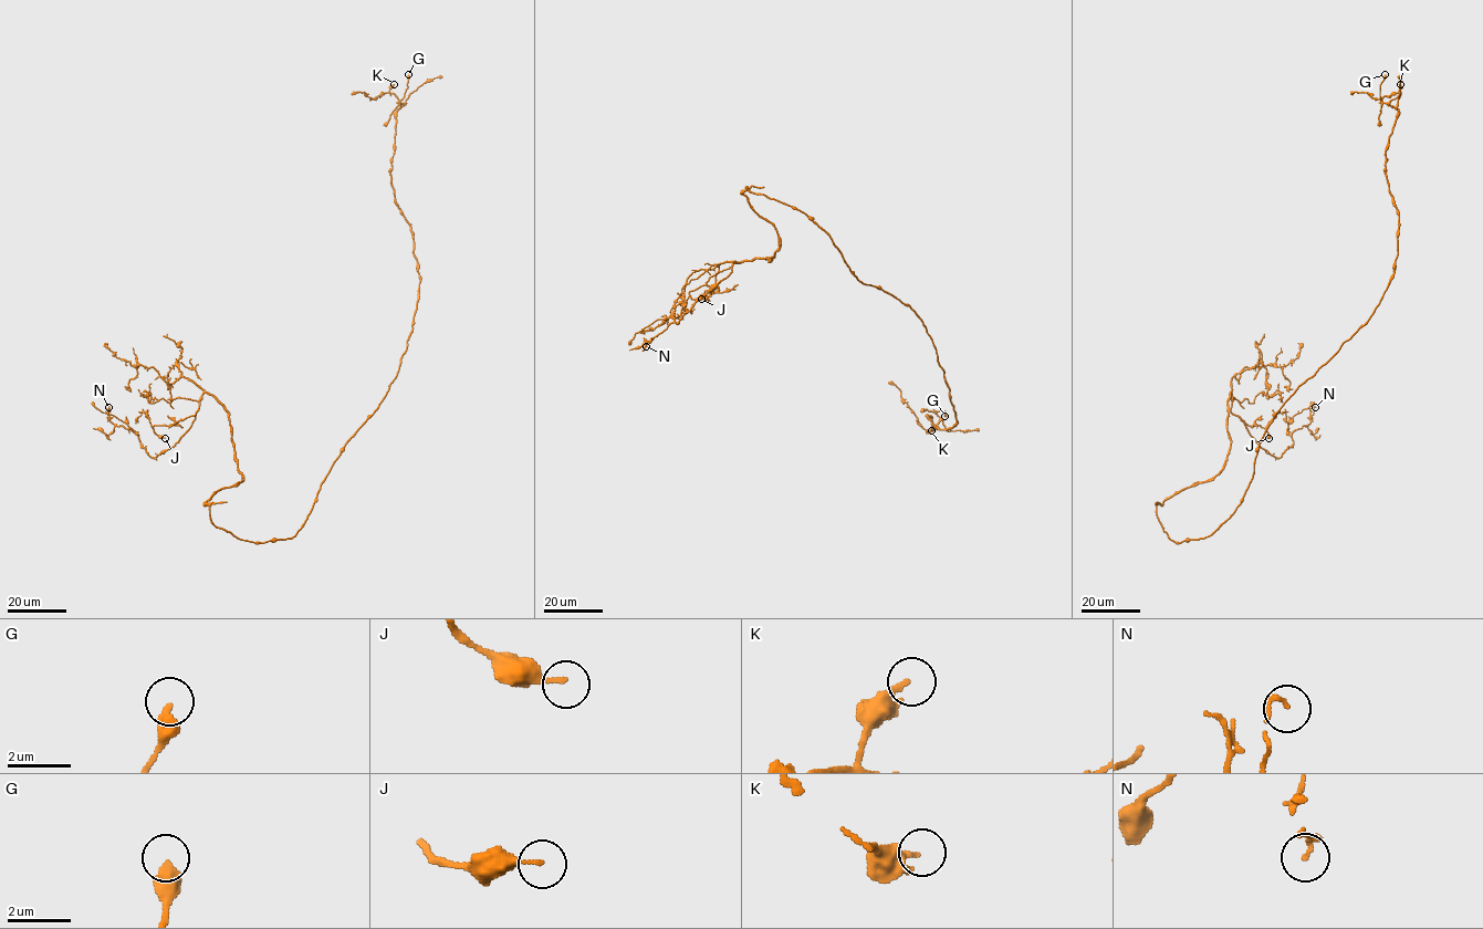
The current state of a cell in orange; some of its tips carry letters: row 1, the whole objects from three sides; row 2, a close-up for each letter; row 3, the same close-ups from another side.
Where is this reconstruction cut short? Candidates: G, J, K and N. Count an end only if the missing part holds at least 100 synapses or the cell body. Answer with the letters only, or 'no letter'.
no letter

